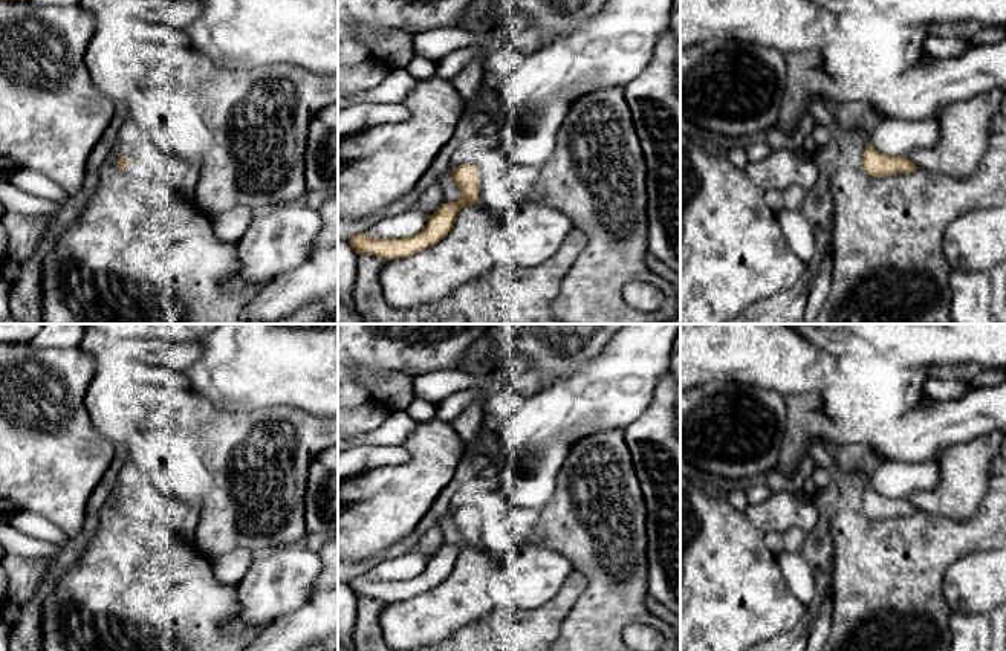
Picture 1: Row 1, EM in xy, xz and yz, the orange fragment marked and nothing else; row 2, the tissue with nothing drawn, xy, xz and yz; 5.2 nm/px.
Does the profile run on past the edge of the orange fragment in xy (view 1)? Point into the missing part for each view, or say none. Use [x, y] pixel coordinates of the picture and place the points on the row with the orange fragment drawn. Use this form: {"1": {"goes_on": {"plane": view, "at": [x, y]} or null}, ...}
{"1": {"goes_on": null}}

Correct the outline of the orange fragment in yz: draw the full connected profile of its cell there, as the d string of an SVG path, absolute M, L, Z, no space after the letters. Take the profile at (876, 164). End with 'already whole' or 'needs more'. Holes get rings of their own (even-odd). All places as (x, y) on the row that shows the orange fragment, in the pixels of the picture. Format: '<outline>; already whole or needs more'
M868 145L862 157L862 170L873 177L888 177L896 173L913 173L917 167L907 156L888 156Z; already whole

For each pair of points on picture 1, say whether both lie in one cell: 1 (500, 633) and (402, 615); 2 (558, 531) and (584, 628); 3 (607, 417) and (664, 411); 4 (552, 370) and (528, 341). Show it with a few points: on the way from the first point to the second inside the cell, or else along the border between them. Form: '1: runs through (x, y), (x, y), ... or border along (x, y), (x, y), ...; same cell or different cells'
1: border along (491, 610), (448, 634); different cells
2: runs through (583, 555), (595, 567), (595, 604); same cell
3: border along (659, 382), (649, 407), (624, 430); different cells
4: runs through (549, 362), (535, 349); same cell

